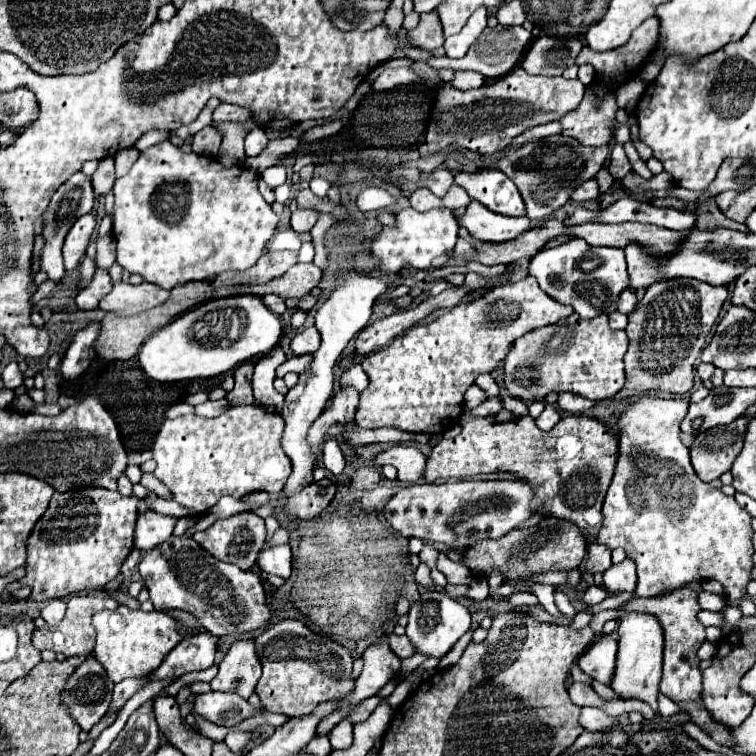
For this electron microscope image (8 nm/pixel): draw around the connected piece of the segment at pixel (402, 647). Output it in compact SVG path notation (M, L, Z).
M387 635L387 643L391 647L391 651L399 657L399 659L407 659L411 657L415 651L413 651L413 645L409 643L409 639L403 635L403 637L397 637L397 635Z

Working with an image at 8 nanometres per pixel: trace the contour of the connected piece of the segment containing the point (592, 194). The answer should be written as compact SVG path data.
M589 179L585 183L581 183L573 193L571 193L571 201L577 201L577 203L583 203L583 201L591 201L599 195L599 189L597 189L597 181L595 179Z

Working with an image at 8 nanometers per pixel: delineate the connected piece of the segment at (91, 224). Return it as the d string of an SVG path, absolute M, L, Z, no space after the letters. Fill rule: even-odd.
M91 213L83 215L79 221L73 223L63 243L63 259L67 271L73 271L79 265L81 257L85 257L85 249L89 245L93 229L95 229L95 217Z

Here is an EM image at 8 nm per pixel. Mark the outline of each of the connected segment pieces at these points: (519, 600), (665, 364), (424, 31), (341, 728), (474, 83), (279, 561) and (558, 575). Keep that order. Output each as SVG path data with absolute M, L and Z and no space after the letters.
M513 593L509 601L511 601L515 607L535 607L535 605L539 605L537 597L531 595L531 593Z
M679 277L679 279L665 279L659 283L653 283L647 289L645 297L641 299L639 307L629 313L629 325L625 329L629 337L629 349L625 353L625 385L613 399L623 401L629 397L639 397L643 393L655 393L655 391L665 391L665 393L673 393L681 397L687 391L691 391L693 365L705 347L705 339L713 323L717 321L725 299L727 299L727 287L713 287L697 279Z
M435 11L423 13L419 19L419 25L411 31L407 31L407 39L409 45L417 47L417 49L425 49L425 51L433 51L437 47L443 45L443 31L441 31L441 23Z
M343 719L329 735L329 741L331 741L331 749L347 749L353 741L353 727L355 723L349 721L349 719Z
M457 71L455 79L451 81L453 87L457 89L475 89L481 87L485 83L485 77L481 77L481 73L473 73L473 71Z
M277 545L277 547L261 551L259 567L263 573L271 573L271 575L287 579L291 575L291 547Z
M547 572L544 574L534 575L531 581L553 586L564 585L567 582L568 572Z

